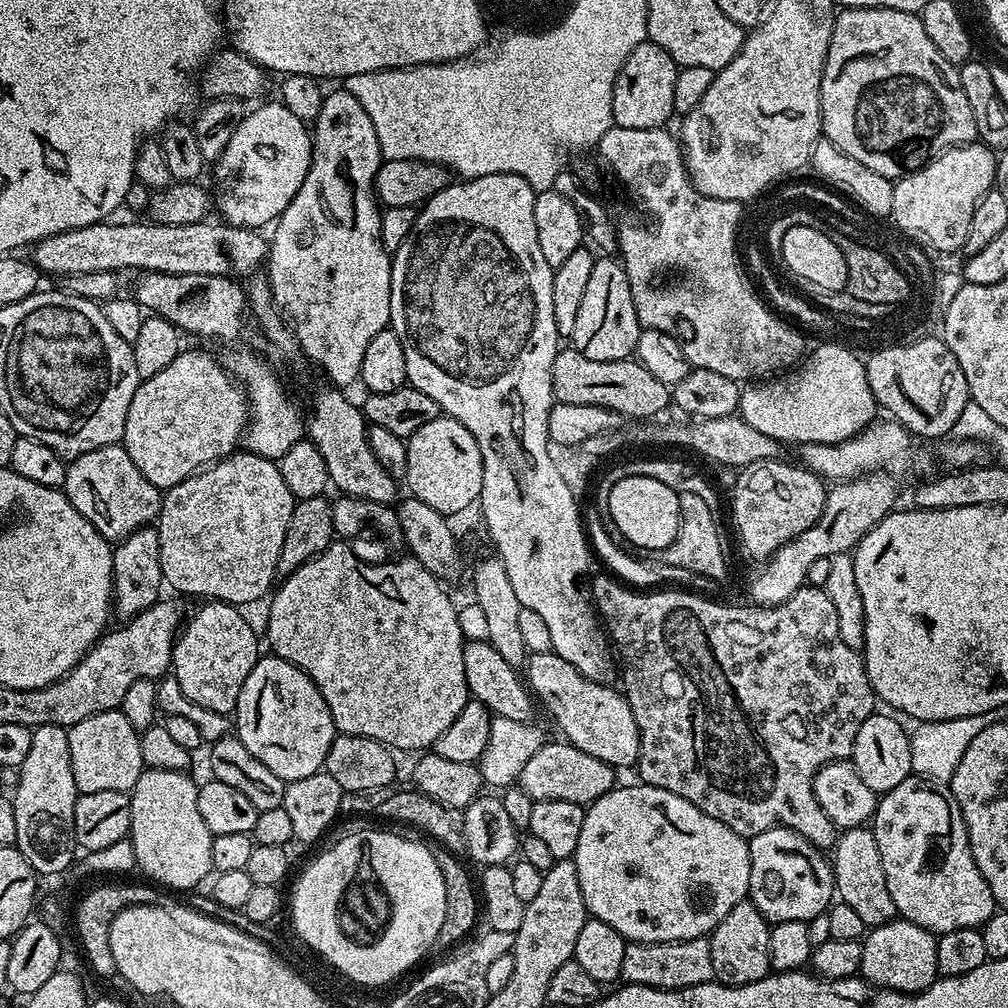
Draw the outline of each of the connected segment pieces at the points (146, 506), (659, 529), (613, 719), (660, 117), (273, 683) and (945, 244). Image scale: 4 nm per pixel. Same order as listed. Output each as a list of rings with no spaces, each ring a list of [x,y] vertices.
[[[120,444],[102,446],[75,457],[68,464],[62,491],[109,542],[123,540],[130,533],[151,525],[160,515],[161,489],[144,477]]]
[[[622,478],[610,491],[609,506],[615,525],[632,548],[645,547],[652,552],[665,548],[674,542],[680,529],[680,493],[658,478]]]
[[[556,652],[531,653],[526,660],[528,668],[527,683],[534,693],[535,699],[540,700],[548,707],[550,715],[556,719],[558,727],[564,731],[563,739],[569,744],[573,744],[578,750],[598,758],[602,762],[611,764],[613,769],[628,768],[637,763],[640,759],[640,731],[634,722],[634,714],[630,710],[627,699],[619,691],[615,692],[615,687],[599,684],[590,678],[586,678],[566,658],[562,658]]]
[[[645,42],[634,46],[630,58],[622,66],[612,91],[612,123],[618,128],[646,130],[662,128],[674,116],[674,78],[678,65],[672,61],[670,54],[662,46]]]
[[[275,654],[261,655],[254,670],[246,674],[246,682],[242,682],[242,694],[238,694],[236,703],[234,732],[239,736],[242,746],[246,746],[246,750],[250,750],[250,754],[254,754],[254,758],[266,766],[266,770],[285,782],[310,778],[310,774],[321,771],[330,746],[338,735],[336,723],[315,682],[301,668]]]
[[[962,144],[959,148],[948,148],[941,152],[936,159],[916,172],[909,172],[907,176],[900,177],[892,185],[894,206],[890,217],[891,223],[896,223],[908,238],[929,249],[937,248],[940,252],[952,252],[955,248],[956,251],[963,249],[966,234],[970,234],[970,218],[974,218],[978,202],[986,193],[993,191],[996,182],[996,158],[997,153],[986,144]]]

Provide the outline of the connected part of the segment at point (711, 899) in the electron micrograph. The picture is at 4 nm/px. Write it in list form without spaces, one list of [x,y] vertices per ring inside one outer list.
[[[633,782],[629,788],[613,786],[609,792],[599,796],[593,804],[587,805],[582,822],[582,834],[578,838],[574,863],[578,870],[578,886],[582,890],[584,905],[589,917],[606,922],[606,926],[614,926],[618,934],[622,934],[625,941],[634,944],[661,944],[662,942],[678,942],[679,940],[698,940],[707,937],[738,906],[744,901],[750,886],[750,850],[745,837],[734,834],[730,826],[718,822],[718,818],[710,818],[710,814],[702,814],[698,806],[686,802],[678,794],[670,794],[670,790]]]

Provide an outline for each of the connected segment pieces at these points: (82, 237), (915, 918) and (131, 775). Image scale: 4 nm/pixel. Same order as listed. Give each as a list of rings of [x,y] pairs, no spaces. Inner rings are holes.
[[[101,222],[82,226],[74,230],[66,230],[62,234],[47,236],[45,240],[37,240],[31,249],[30,259],[41,273],[52,276],[68,276],[75,278],[82,274],[98,274],[111,272],[119,274],[123,268],[140,268],[144,272],[165,272],[166,274],[206,274],[207,276],[230,276],[241,278],[246,272],[252,271],[265,263],[268,255],[269,241],[264,240],[254,228],[239,228],[227,222],[208,224],[201,222],[190,225],[170,226],[155,222],[148,224],[112,224]]]
[[[915,774],[907,776],[901,784],[894,786],[894,790],[879,797],[870,827],[878,842],[878,854],[882,854],[886,887],[890,890],[890,898],[894,898],[897,913],[903,919],[922,926],[927,932],[939,934],[963,928],[980,928],[997,911],[998,905],[990,894],[990,886],[986,886],[986,878],[982,878],[972,857],[962,810],[943,783]]]
[[[118,710],[99,712],[82,718],[68,729],[70,766],[74,770],[75,791],[80,794],[98,794],[98,790],[118,790],[131,793],[141,772],[145,771],[140,749],[140,732],[126,722]]]

